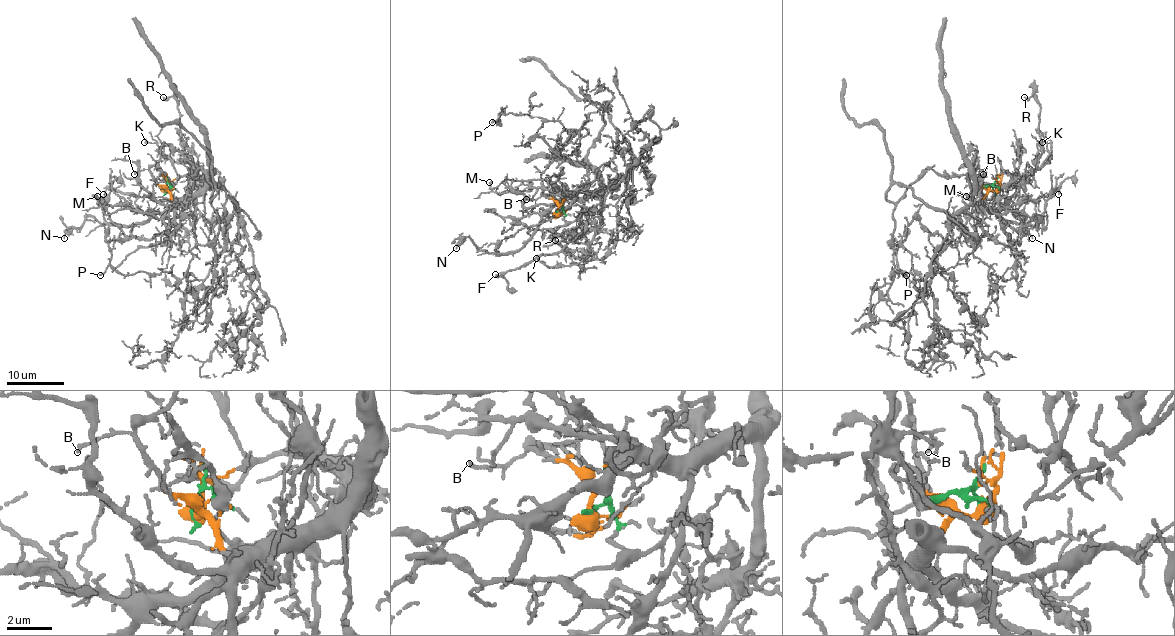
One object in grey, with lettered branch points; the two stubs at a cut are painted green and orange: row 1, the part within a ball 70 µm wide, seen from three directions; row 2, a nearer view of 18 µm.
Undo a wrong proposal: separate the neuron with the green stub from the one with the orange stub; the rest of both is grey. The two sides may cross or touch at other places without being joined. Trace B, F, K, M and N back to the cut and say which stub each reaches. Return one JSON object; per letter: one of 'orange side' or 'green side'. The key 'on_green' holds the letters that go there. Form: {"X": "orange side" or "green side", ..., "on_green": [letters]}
{"B": "orange side", "F": "orange side", "K": "orange side", "M": "orange side", "N": "orange side", "on_green": []}

